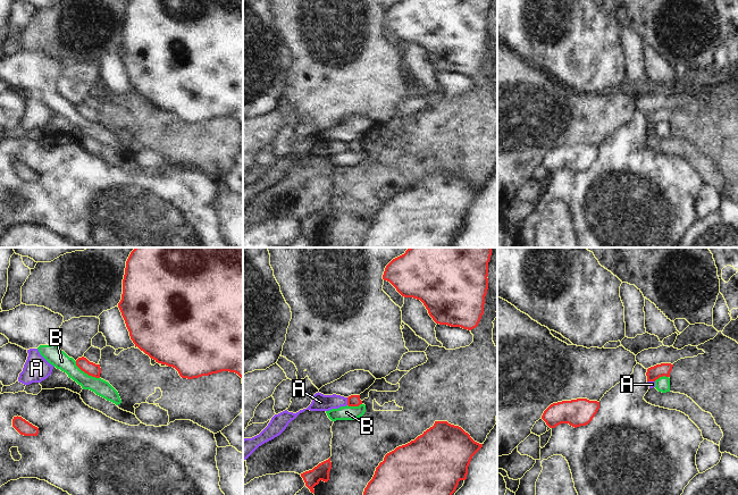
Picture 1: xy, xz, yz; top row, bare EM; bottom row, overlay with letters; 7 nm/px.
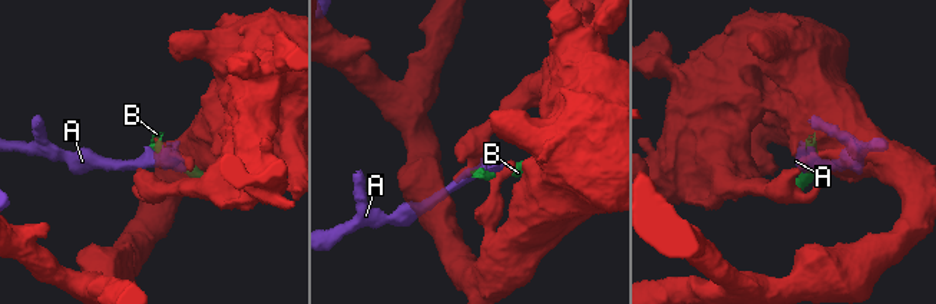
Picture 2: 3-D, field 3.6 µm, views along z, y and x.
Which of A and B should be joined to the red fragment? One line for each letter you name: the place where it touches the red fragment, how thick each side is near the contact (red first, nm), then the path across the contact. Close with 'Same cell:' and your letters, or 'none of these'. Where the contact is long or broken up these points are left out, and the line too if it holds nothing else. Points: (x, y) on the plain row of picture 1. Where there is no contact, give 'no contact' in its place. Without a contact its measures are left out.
Same cell: none of these

